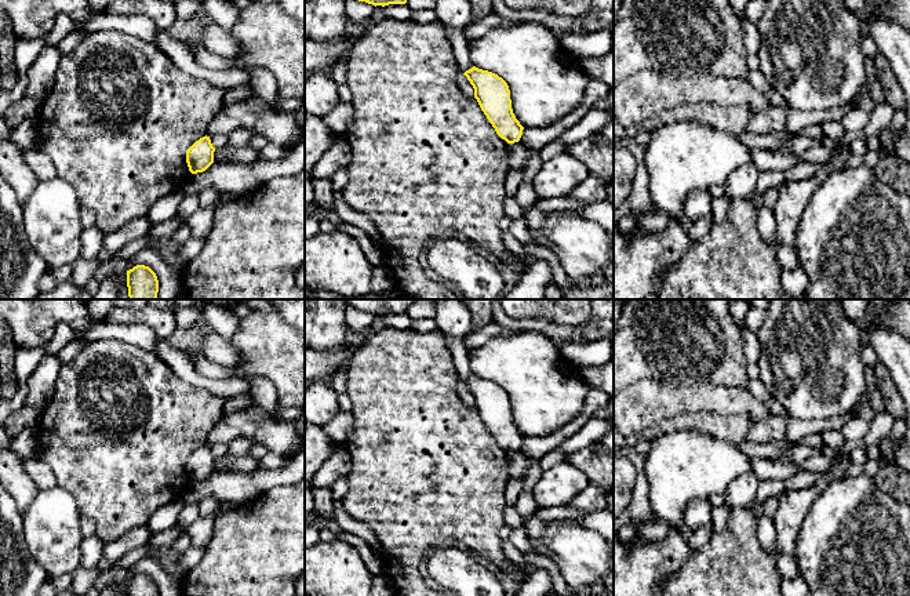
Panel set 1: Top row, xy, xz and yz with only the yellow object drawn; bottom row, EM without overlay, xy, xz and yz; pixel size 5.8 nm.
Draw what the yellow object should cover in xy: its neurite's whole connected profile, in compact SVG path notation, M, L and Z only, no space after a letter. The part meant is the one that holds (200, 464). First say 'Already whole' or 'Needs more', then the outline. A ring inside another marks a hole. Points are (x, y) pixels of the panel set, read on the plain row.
Already whole. M210 446L196 450L186 461L186 472L192 483L205 480L214 472L215 457Z

